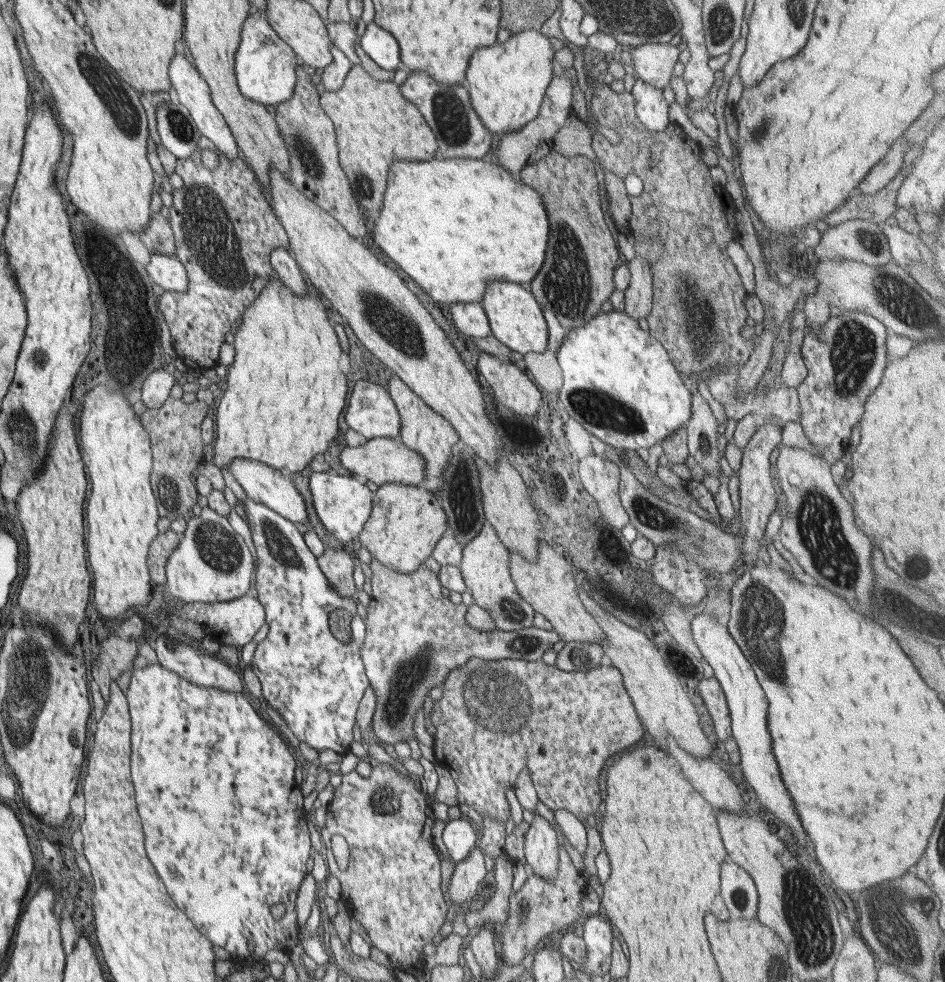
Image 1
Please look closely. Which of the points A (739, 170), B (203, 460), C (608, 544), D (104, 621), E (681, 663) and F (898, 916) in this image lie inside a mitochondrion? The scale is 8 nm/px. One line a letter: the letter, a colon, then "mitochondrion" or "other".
A: other
B: other
C: mitochondrion
D: other
E: other
F: mitochondrion

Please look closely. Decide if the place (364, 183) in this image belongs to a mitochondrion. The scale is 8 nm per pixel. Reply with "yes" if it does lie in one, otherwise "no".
yes

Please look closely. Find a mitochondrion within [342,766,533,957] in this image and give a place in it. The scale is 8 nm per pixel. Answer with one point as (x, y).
(386, 797)

